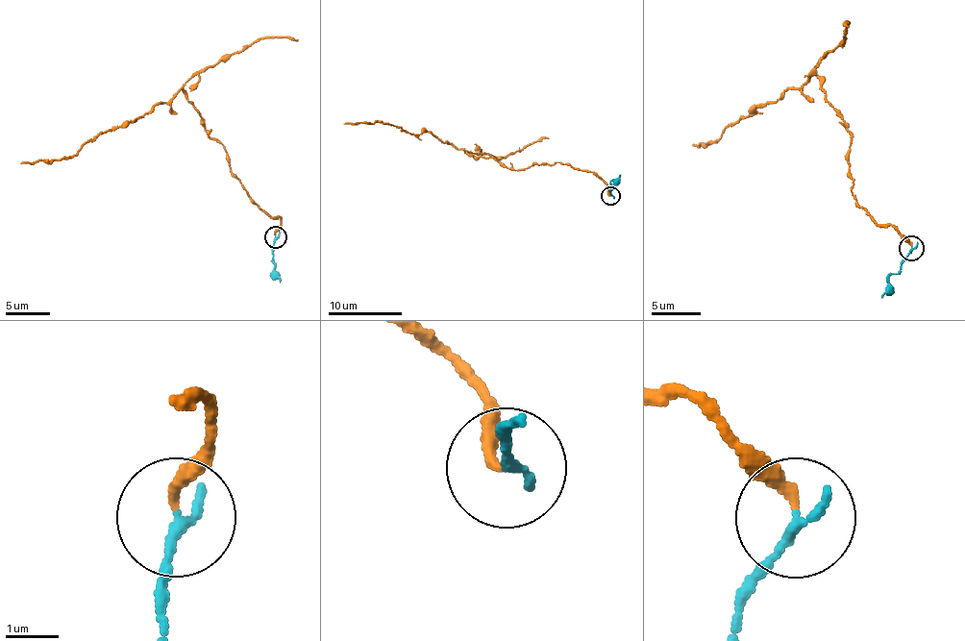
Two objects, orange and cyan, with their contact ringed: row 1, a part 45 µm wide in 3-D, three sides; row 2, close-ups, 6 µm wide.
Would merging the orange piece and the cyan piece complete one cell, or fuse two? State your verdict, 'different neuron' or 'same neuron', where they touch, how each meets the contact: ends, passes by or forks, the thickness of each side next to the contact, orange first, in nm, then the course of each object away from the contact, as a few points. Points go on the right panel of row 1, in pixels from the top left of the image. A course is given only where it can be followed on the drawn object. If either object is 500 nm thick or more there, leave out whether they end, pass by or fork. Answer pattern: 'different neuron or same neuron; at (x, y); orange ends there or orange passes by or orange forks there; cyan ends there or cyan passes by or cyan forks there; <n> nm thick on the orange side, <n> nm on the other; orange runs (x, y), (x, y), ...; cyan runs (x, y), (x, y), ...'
different neuron; at (911, 248); orange ends there; cyan ends there; 240 nm thick on the orange side, 200 nm on the other; orange runs (912, 247), (856, 202), (847, 123), (812, 73), (727, 126), (719, 139), (692, 145); cyan runs (912, 247), (901, 269), (887, 277), (887, 289), (882, 297)

